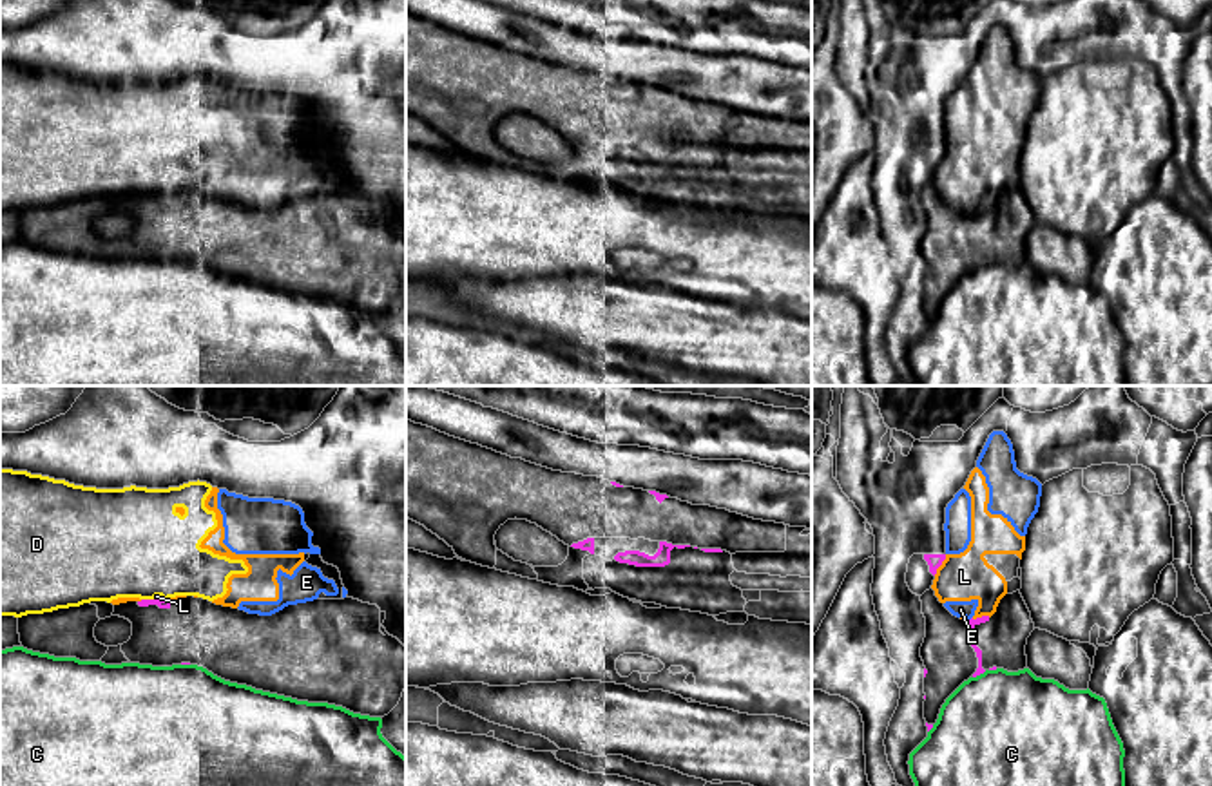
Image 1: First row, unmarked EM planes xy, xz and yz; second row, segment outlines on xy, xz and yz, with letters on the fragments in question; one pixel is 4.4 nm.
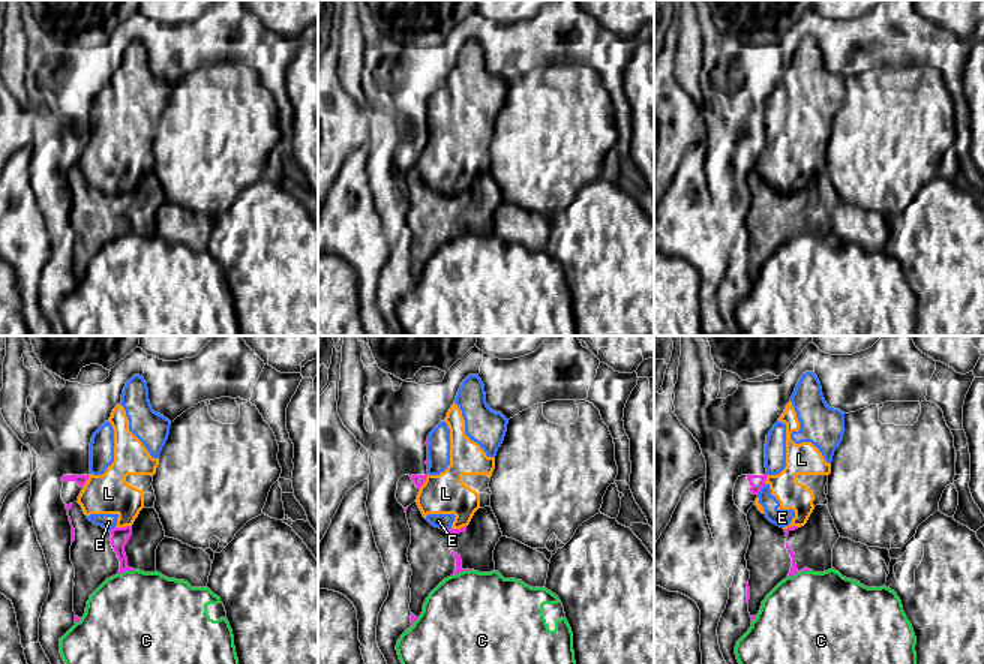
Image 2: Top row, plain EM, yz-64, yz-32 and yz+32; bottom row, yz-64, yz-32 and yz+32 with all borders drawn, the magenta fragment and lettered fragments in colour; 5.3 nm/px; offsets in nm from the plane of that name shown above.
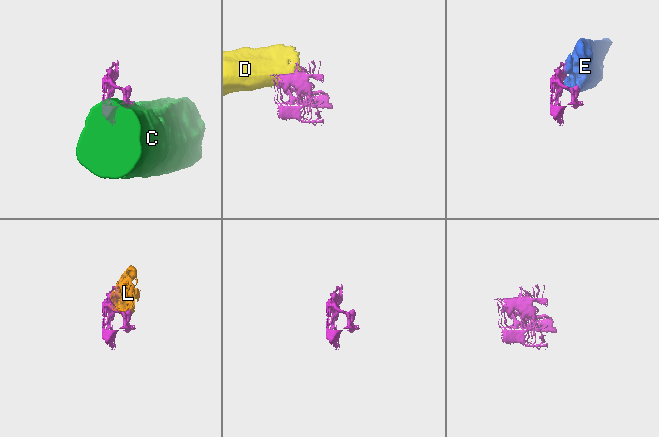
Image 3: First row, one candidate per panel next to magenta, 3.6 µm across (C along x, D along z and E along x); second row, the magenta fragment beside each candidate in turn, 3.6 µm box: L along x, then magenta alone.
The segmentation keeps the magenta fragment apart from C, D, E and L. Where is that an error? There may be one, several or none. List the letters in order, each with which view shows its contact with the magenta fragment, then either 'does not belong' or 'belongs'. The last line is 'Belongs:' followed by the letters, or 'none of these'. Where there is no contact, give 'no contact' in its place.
C: yz | does not belong
D: xy | does not belong
E: yz | does not belong
L: yz | does not belong
Belongs: none of these

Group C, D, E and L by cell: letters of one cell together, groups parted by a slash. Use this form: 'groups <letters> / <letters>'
groups C / D E L

